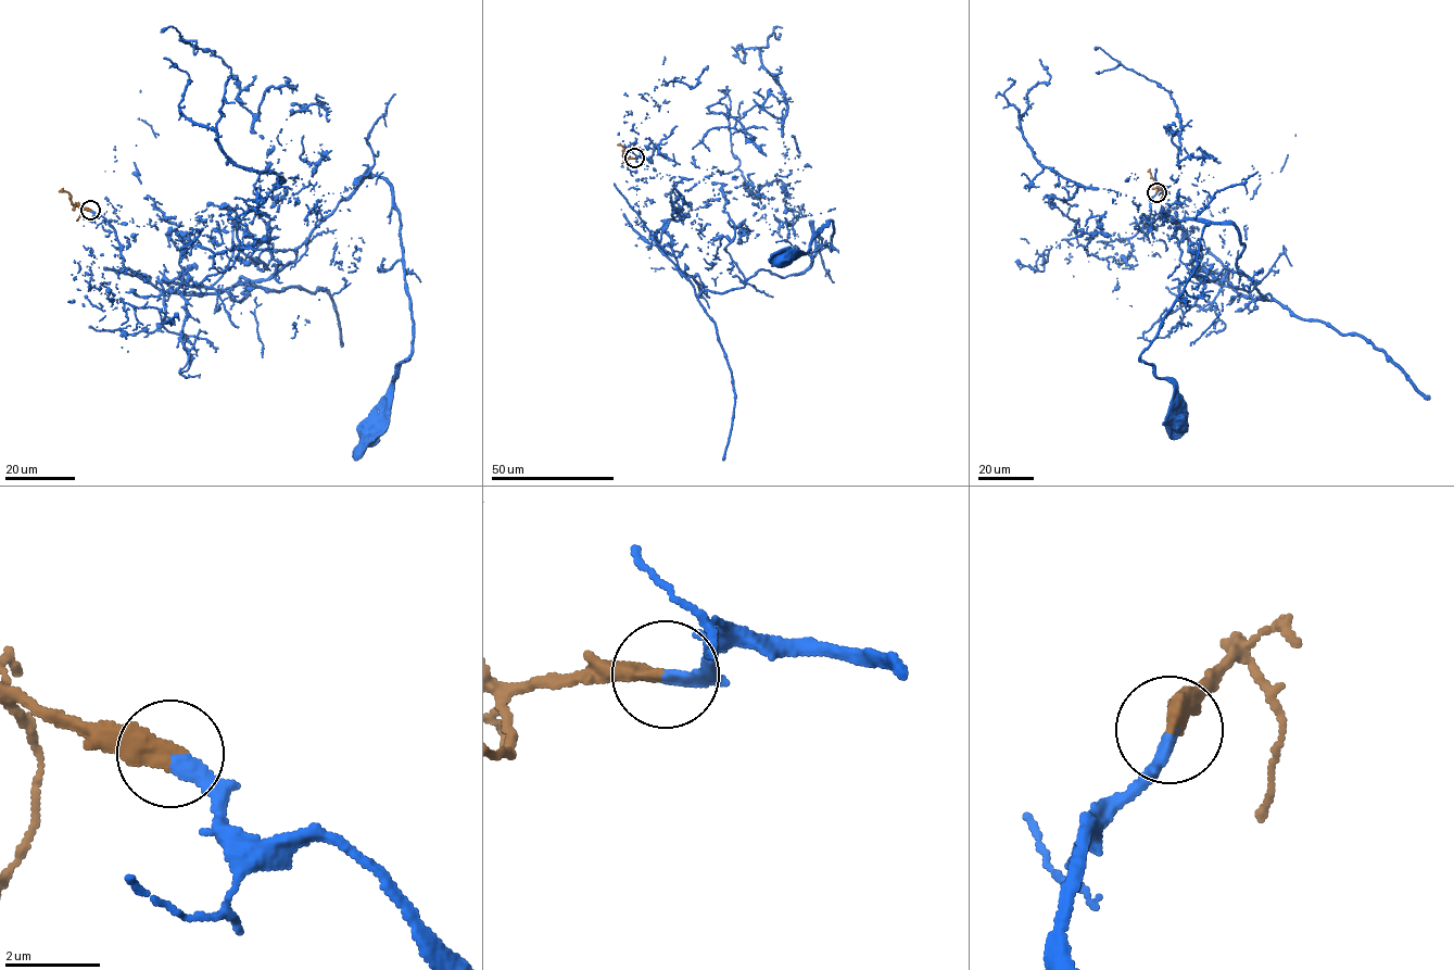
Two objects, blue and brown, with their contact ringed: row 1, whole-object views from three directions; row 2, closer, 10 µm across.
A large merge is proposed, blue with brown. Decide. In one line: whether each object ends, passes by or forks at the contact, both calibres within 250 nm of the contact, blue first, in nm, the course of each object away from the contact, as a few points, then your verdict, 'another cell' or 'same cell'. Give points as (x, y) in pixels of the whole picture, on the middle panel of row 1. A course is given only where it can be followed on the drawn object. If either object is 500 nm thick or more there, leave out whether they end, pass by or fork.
blue ends | brown ends | 320/440 nm | blue via (634, 159), (720, 184), (734, 227), (724, 249), (745, 278), (804, 272), (832, 249), (832, 221), (783, 260) | brown via (634, 159), (626, 159), (623, 148), (617, 145) | same cell

